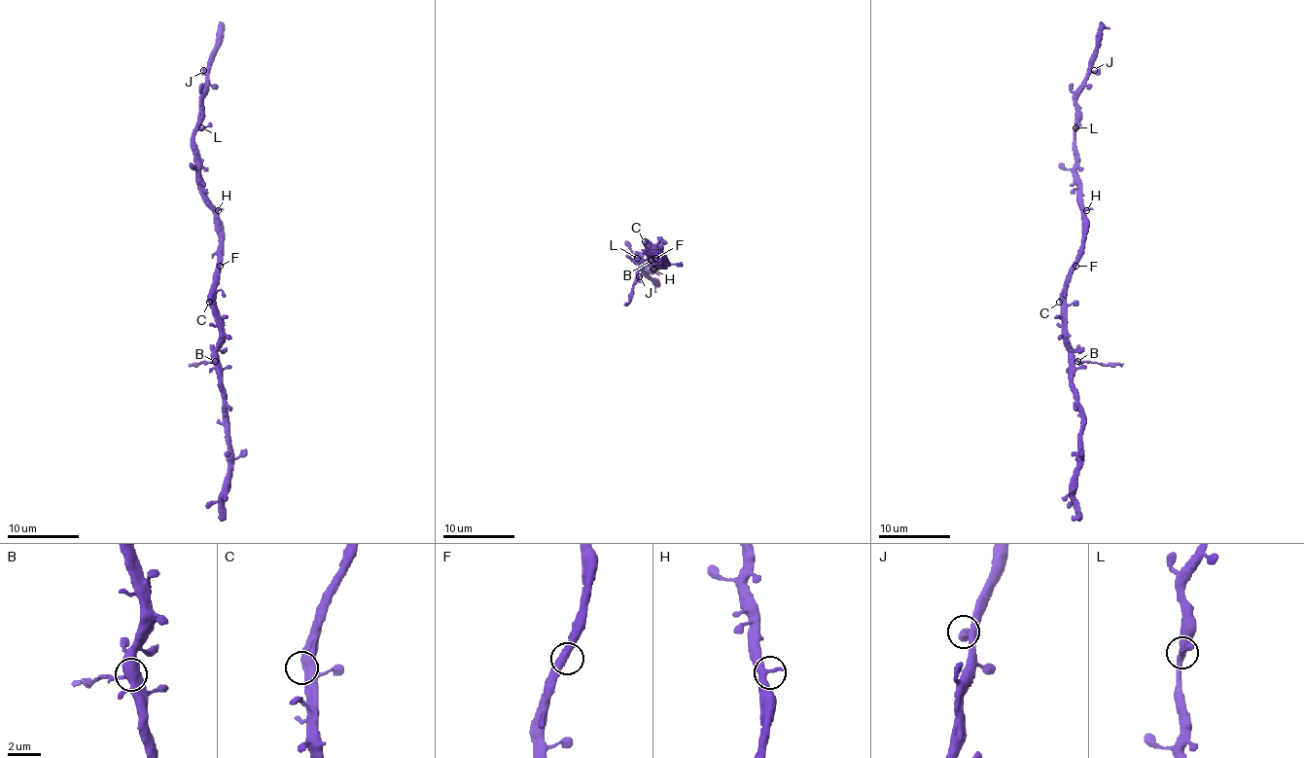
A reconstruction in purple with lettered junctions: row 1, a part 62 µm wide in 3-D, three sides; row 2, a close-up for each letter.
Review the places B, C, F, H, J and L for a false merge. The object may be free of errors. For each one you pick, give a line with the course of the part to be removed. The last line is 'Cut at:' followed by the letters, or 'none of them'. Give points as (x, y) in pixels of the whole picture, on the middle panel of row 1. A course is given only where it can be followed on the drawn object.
B: (650, 260), (637, 272), (632, 298), (624, 305)
Cut at: B

